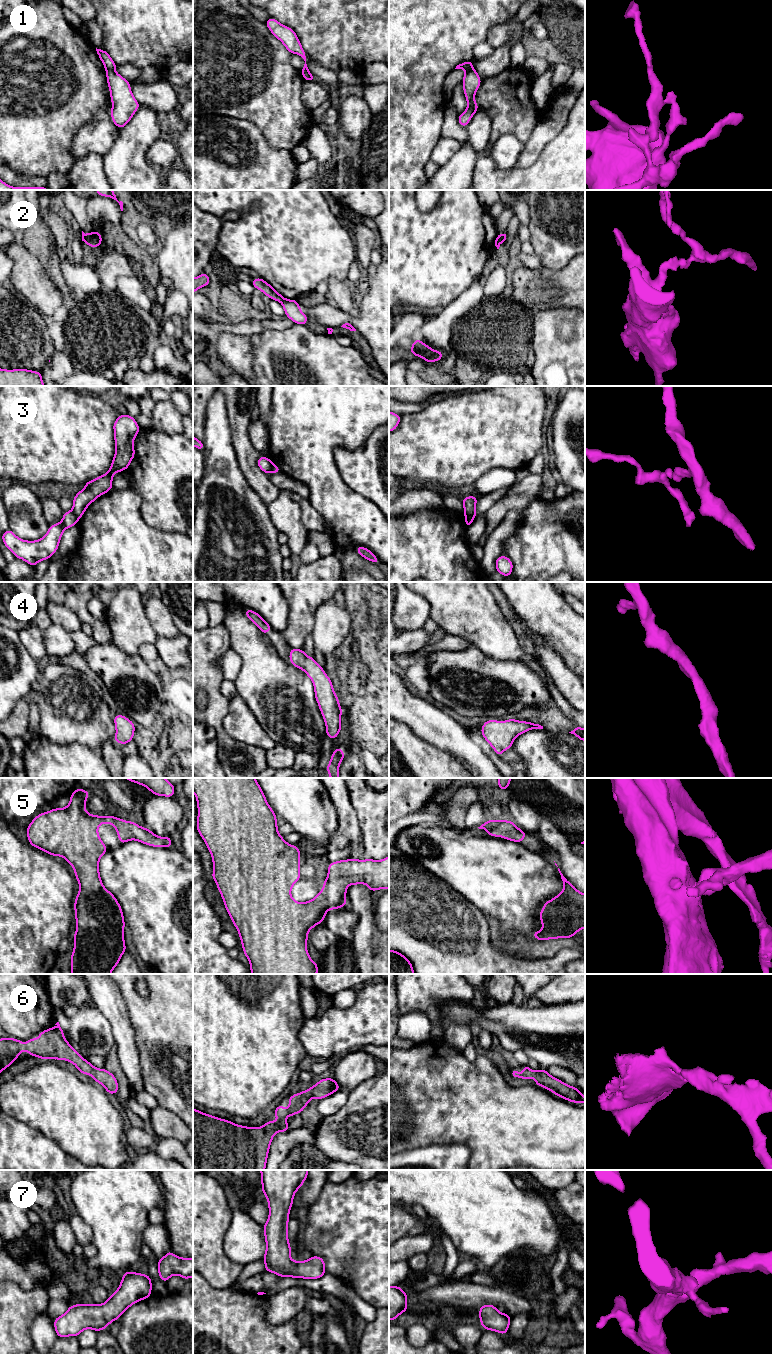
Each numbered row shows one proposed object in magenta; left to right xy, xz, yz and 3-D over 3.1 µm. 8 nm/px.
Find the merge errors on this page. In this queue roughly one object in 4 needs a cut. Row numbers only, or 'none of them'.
1, 2, 3

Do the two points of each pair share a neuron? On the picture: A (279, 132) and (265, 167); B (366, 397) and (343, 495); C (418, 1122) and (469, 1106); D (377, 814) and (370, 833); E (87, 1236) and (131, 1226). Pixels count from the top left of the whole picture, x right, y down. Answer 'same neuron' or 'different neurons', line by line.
A: different neurons
B: same neuron
C: same neuron
D: same neuron
E: different neurons

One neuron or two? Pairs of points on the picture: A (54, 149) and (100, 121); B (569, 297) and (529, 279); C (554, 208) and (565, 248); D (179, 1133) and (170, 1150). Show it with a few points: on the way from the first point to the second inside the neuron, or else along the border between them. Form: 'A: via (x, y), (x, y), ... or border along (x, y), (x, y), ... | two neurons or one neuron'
A: border along (89, 121), (73, 137), (70, 149), (73, 160) | two neurons
B: via (559, 289), (539, 289) | one neuron
C: via (562, 218), (562, 238) | one neuron
D: border along (157, 1137), (173, 1137), (182, 1143) | two neurons

